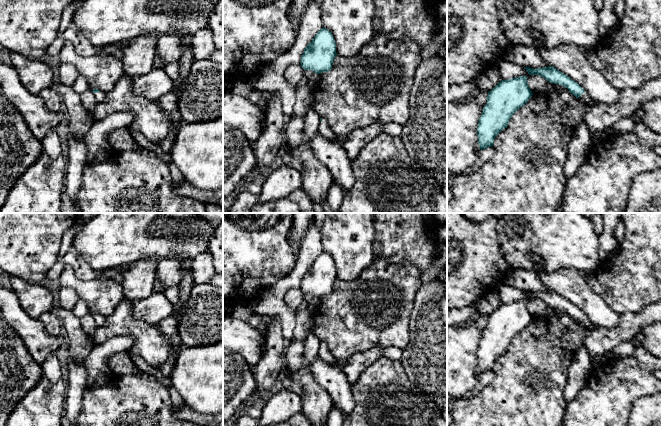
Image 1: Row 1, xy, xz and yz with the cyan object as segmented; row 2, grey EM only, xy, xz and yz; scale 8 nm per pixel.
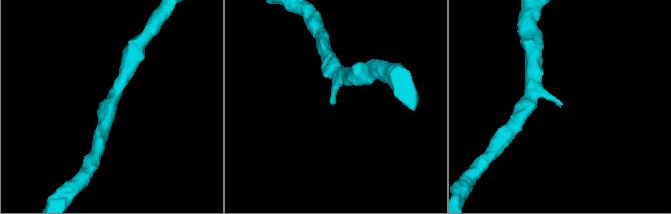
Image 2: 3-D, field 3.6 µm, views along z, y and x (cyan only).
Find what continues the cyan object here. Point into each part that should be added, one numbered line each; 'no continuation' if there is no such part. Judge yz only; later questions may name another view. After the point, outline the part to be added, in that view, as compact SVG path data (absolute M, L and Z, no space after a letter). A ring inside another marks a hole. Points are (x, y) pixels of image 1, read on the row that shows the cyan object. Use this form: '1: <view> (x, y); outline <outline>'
1: yz (585, 97); outline M586 92L581 94L581 96L578 99L582 100L587 105L592 105L592 104L594 104L596 102L596 100L591 98L590 95L588 93L586 93Z

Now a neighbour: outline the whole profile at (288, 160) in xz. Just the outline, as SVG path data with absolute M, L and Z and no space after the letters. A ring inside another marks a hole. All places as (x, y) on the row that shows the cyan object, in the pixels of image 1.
M291 148L290 150L283 156L283 158L280 160L281 164L286 165L288 167L294 168L298 170L301 174L303 174L303 164L300 160L295 159L292 156Z

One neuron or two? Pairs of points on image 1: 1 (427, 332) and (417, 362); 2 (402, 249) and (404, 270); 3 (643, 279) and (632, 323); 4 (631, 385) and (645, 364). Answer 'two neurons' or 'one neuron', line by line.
1: one neuron
2: two neurons
3: two neurons
4: two neurons

